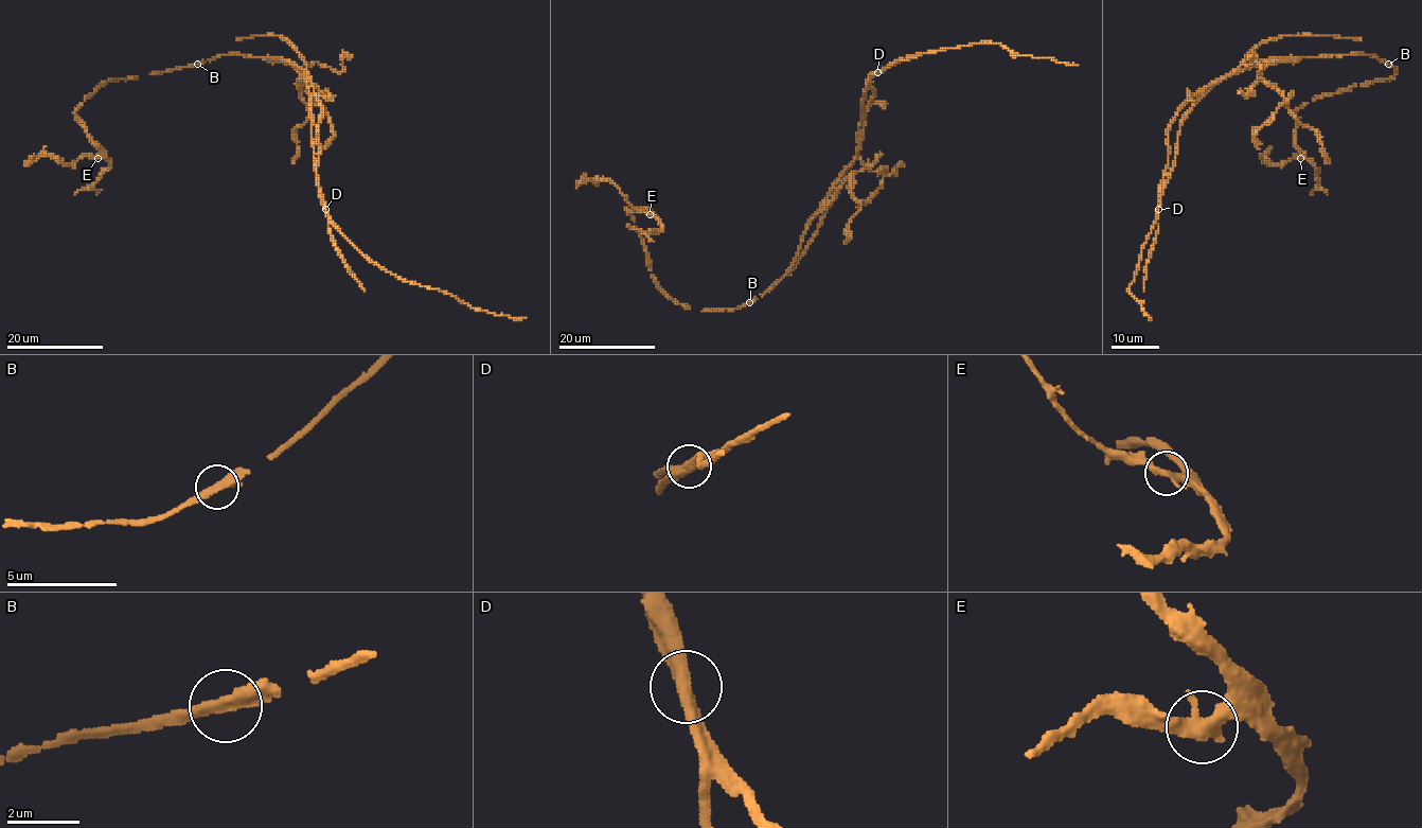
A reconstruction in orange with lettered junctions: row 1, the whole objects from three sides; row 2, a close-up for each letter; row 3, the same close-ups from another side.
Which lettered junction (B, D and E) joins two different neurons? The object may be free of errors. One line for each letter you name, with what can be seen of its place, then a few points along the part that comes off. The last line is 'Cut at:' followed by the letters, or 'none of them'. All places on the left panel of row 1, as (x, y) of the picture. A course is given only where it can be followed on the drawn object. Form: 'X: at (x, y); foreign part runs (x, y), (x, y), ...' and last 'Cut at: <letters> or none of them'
D: at (325, 209); foreign part runs (325, 209), (317, 178), (319, 100), (315, 94), (307, 63), (282, 36), (237, 39)
Cut at: D

